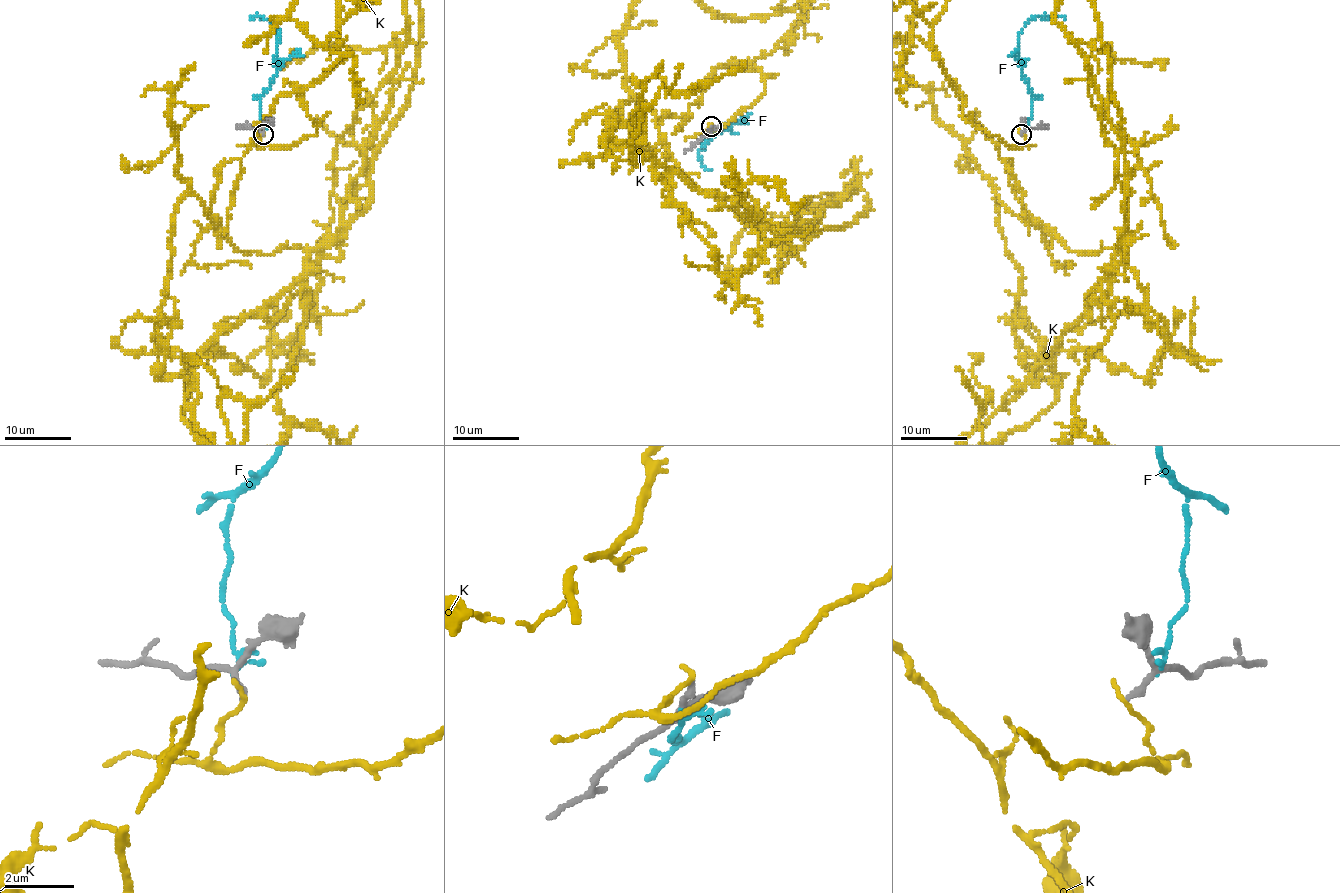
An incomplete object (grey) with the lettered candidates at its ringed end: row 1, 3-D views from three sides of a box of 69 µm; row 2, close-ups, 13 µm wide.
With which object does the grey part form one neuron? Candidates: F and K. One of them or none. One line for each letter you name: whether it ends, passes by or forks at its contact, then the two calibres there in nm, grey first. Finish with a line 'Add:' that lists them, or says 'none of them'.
Add: none of them

